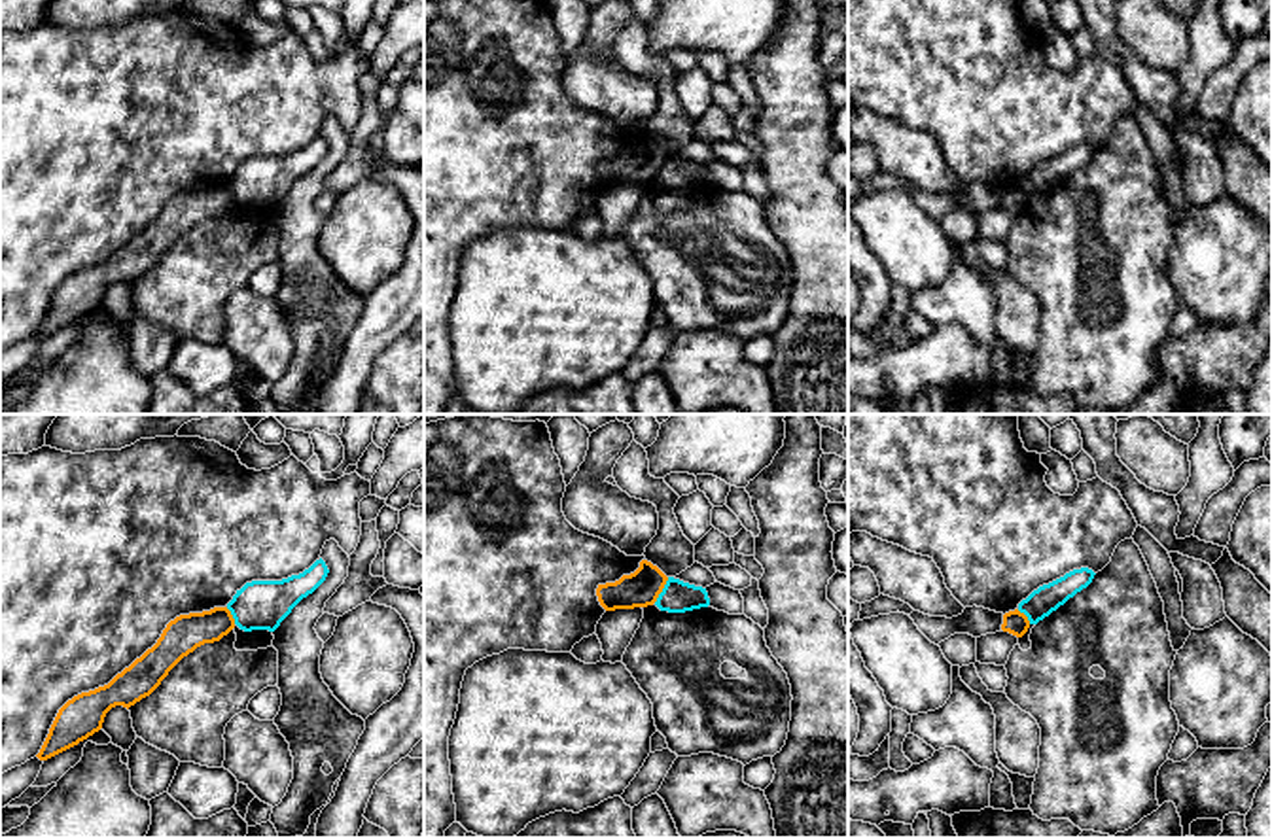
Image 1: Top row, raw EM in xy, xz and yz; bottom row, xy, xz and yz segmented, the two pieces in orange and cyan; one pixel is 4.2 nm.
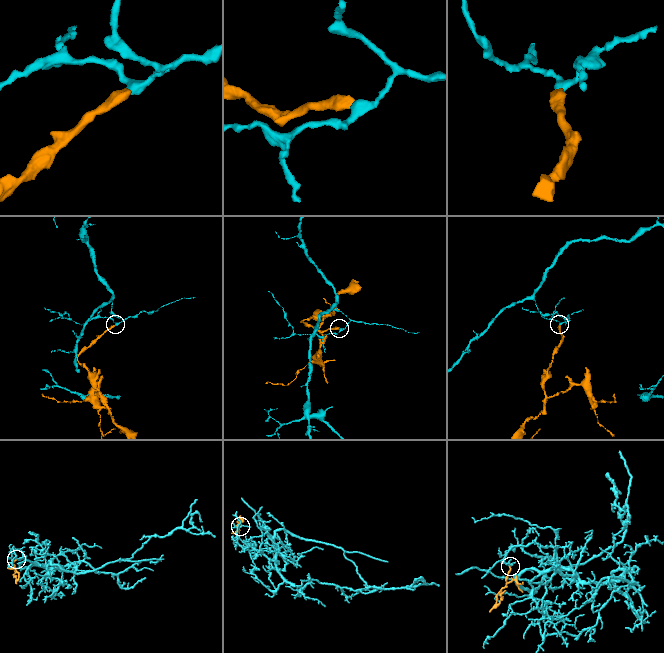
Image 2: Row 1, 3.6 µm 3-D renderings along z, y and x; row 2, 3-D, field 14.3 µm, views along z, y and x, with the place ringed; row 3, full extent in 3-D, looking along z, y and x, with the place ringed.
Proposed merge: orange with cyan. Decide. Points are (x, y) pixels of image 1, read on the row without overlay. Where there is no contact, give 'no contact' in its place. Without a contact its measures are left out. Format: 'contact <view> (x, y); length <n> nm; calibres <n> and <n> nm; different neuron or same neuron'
contact xz (661, 167); length 130 nm; calibres 160 and 140 nm; different neuron

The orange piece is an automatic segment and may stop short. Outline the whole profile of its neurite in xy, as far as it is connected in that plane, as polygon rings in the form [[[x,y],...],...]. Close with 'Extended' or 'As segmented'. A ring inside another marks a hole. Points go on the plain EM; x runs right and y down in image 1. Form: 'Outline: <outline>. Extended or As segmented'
Outline: [[[227,183],[176,193],[167,201],[157,219],[108,261],[68,276],[59,286],[36,333],[47,337],[87,316],[102,305],[112,284],[129,286],[150,272],[184,233],[204,219],[220,218],[233,204],[235,195]]]. As segmented

